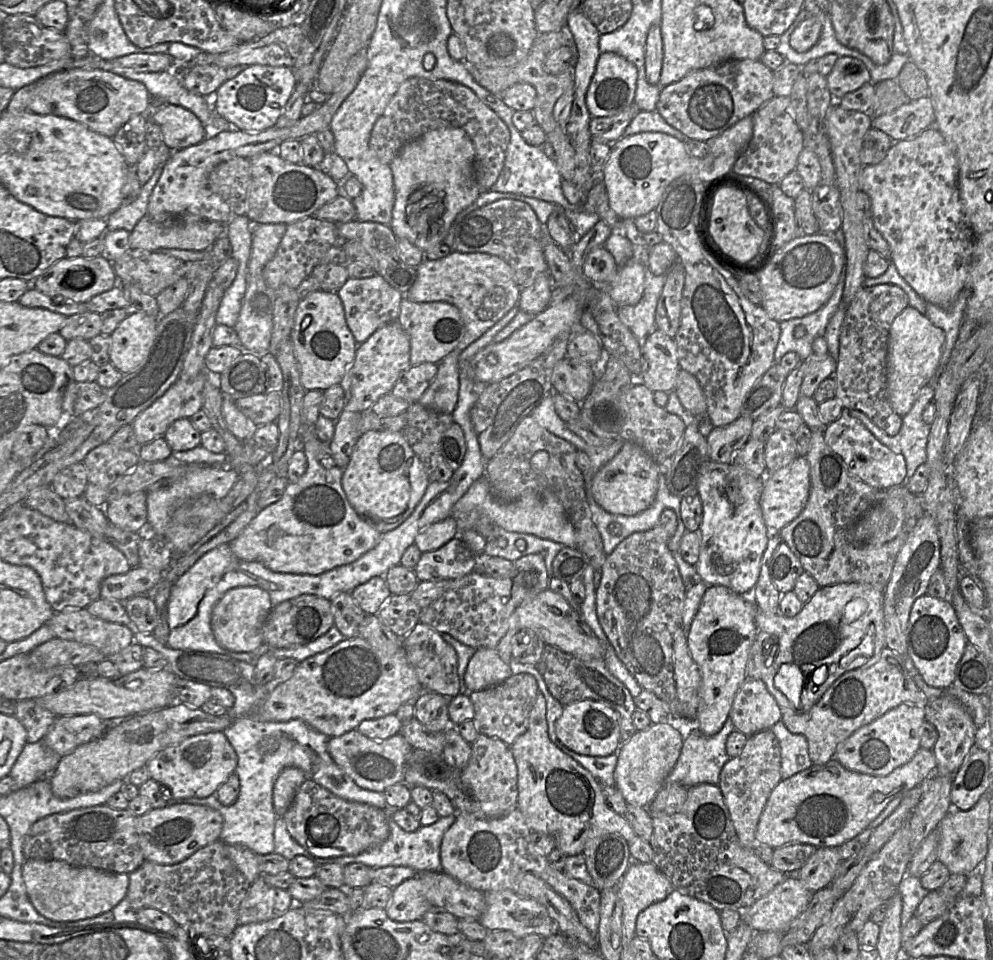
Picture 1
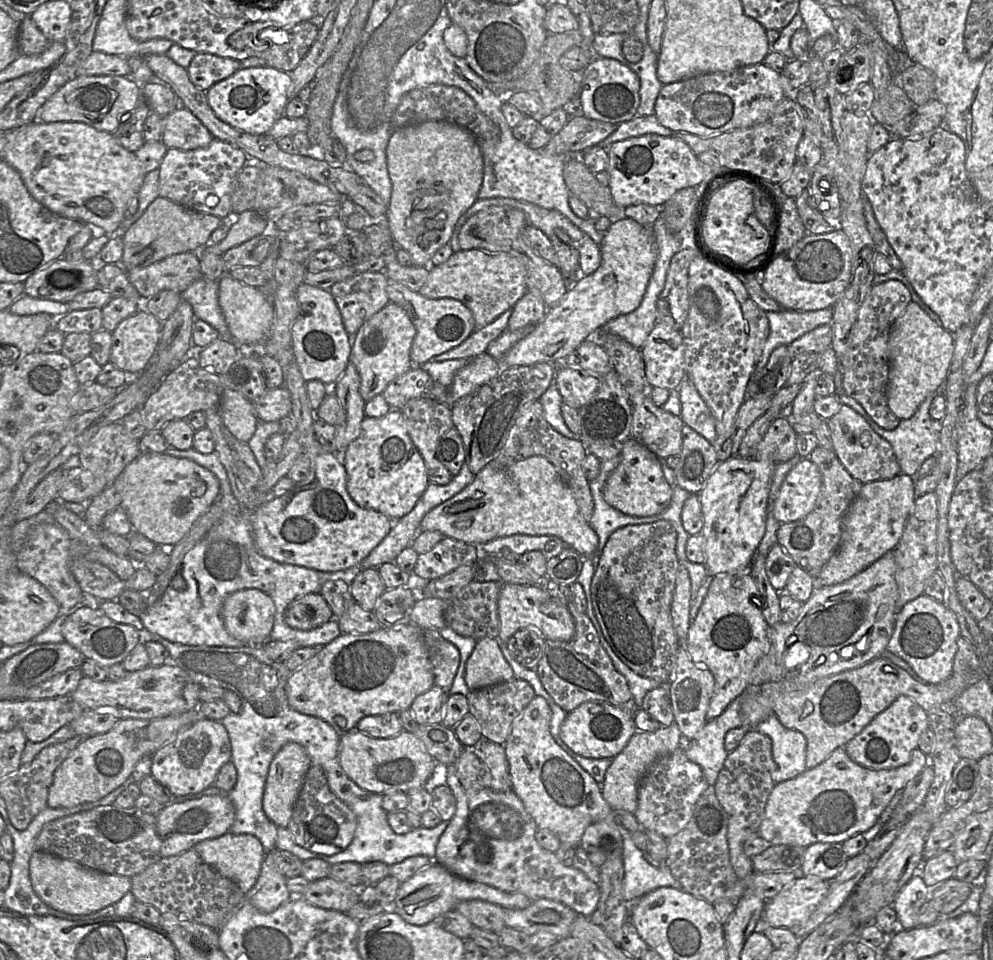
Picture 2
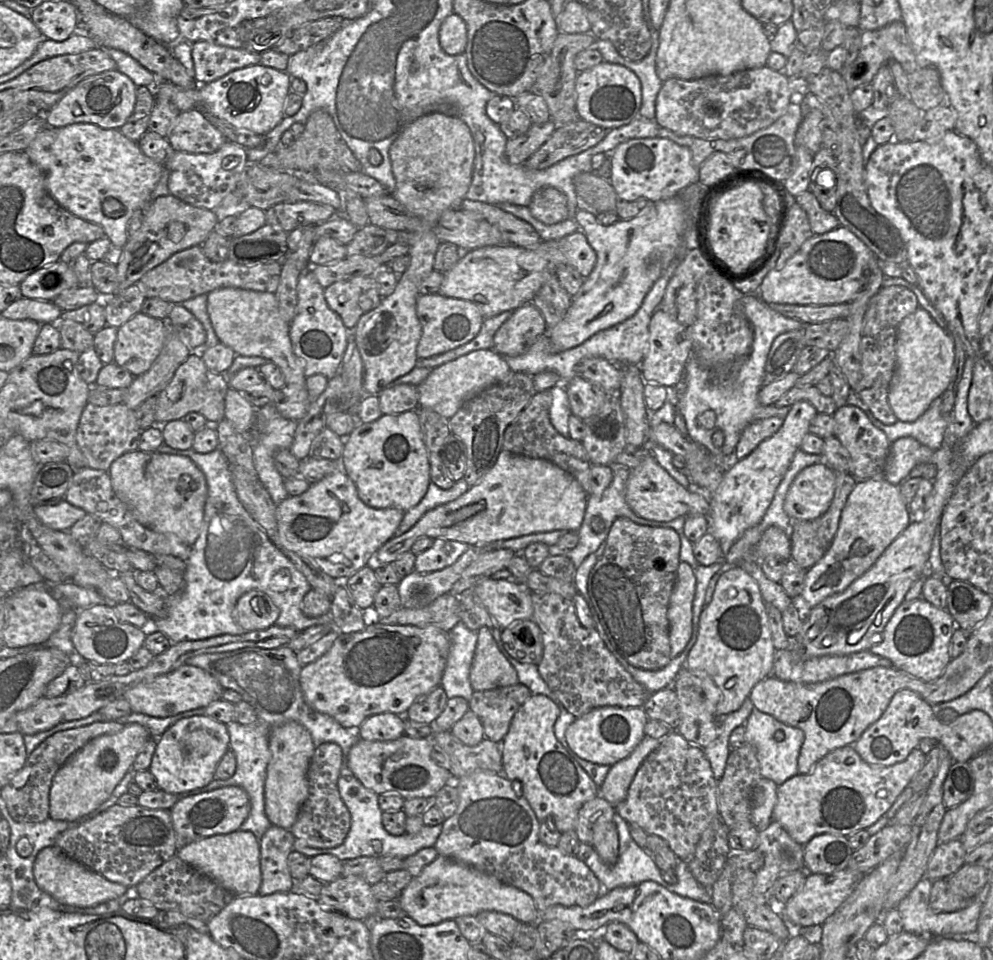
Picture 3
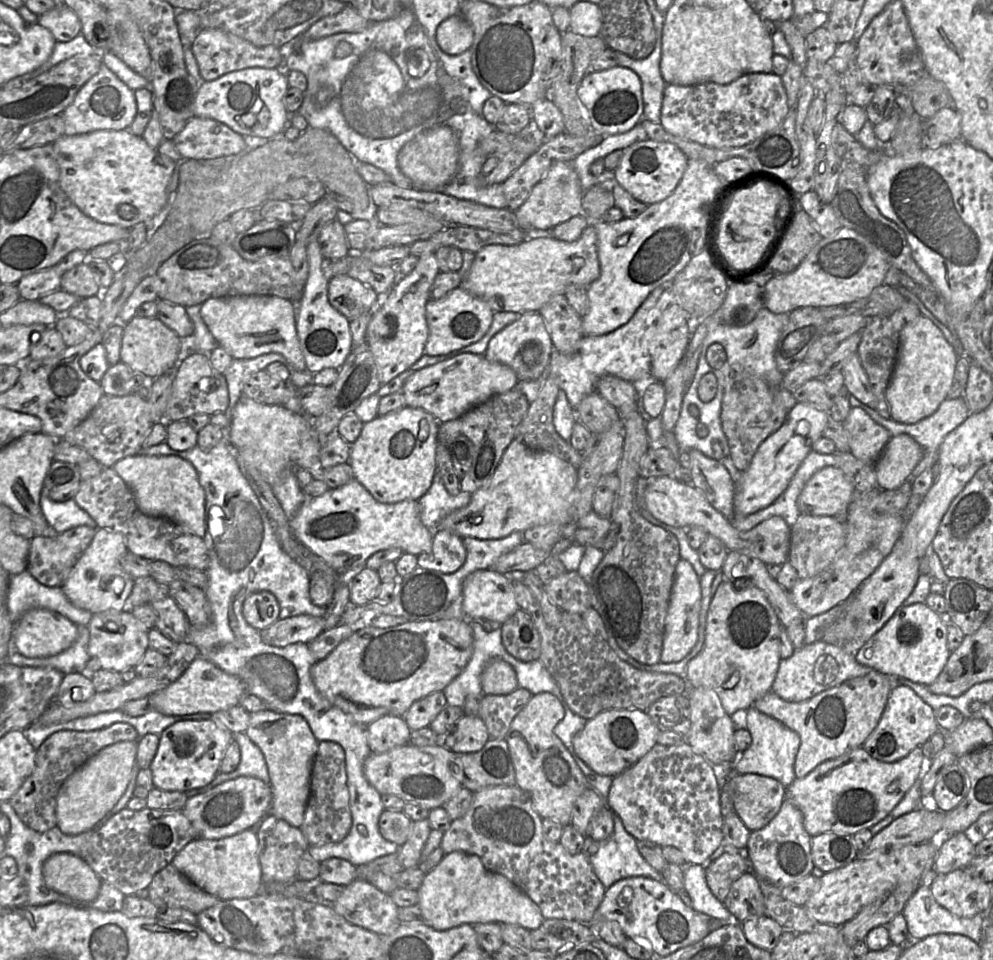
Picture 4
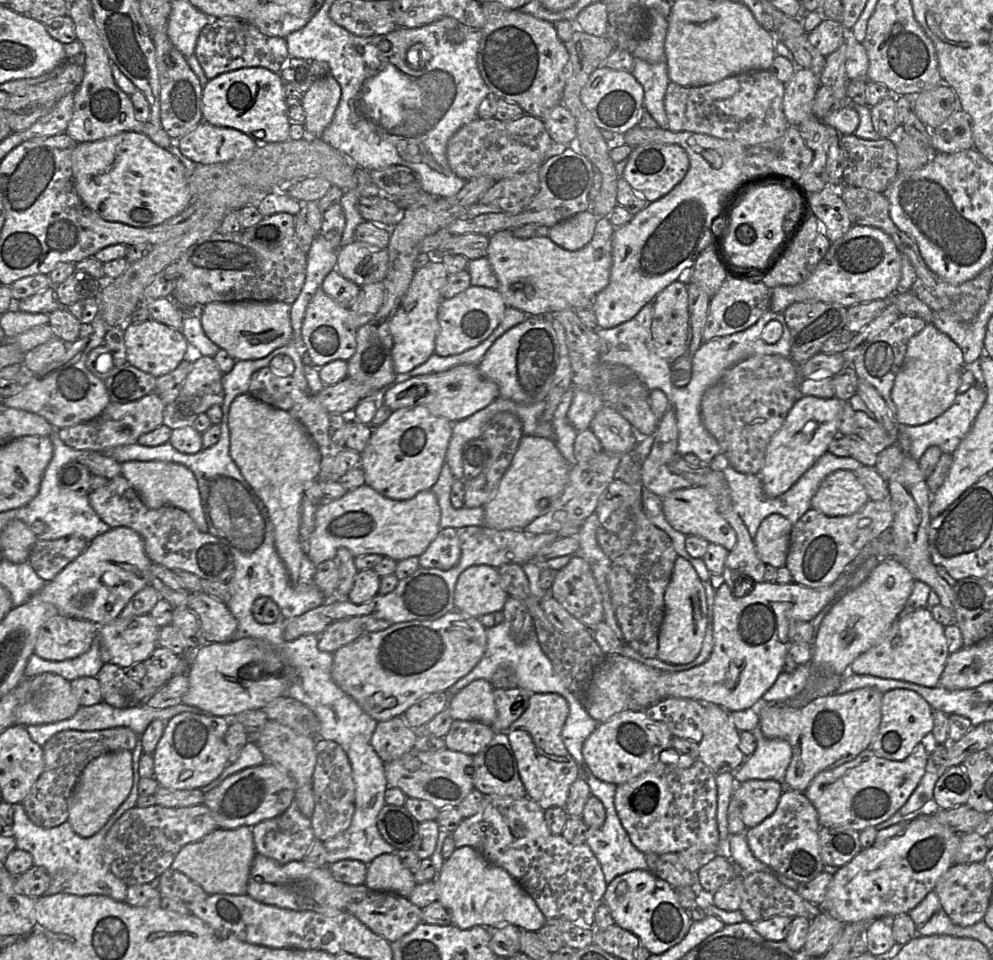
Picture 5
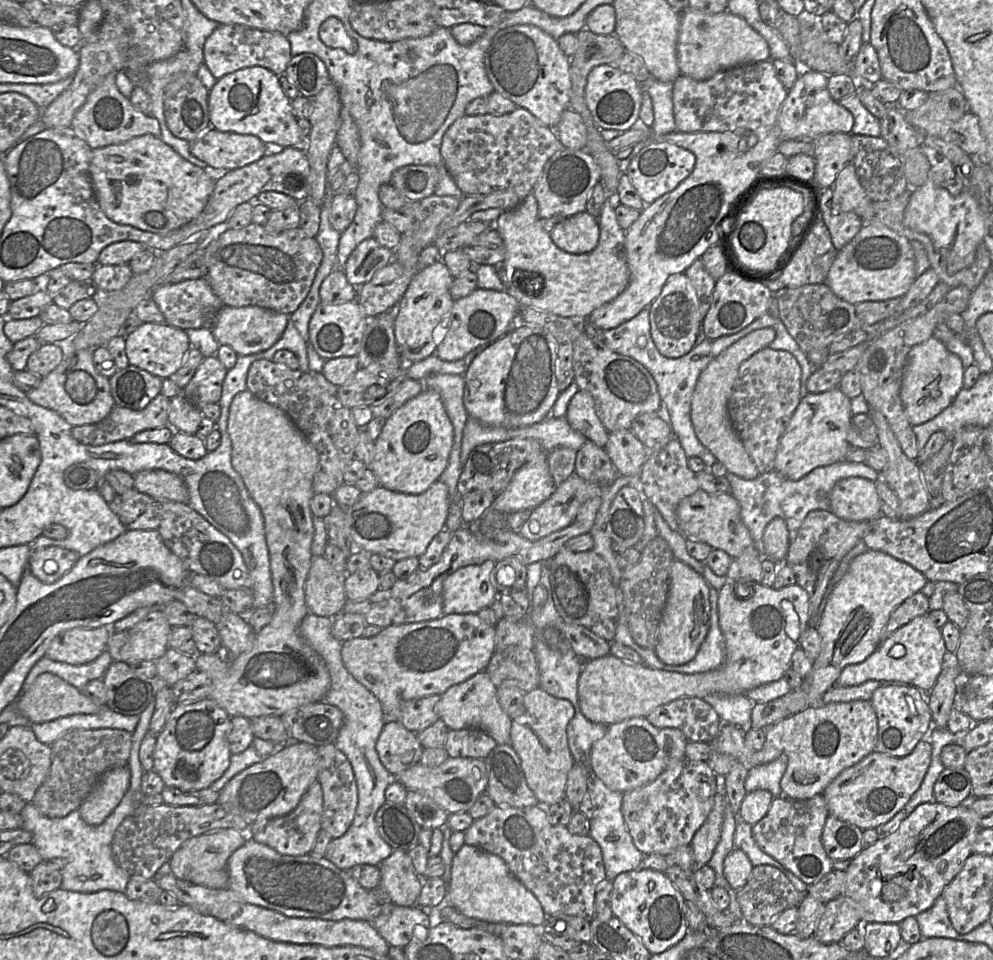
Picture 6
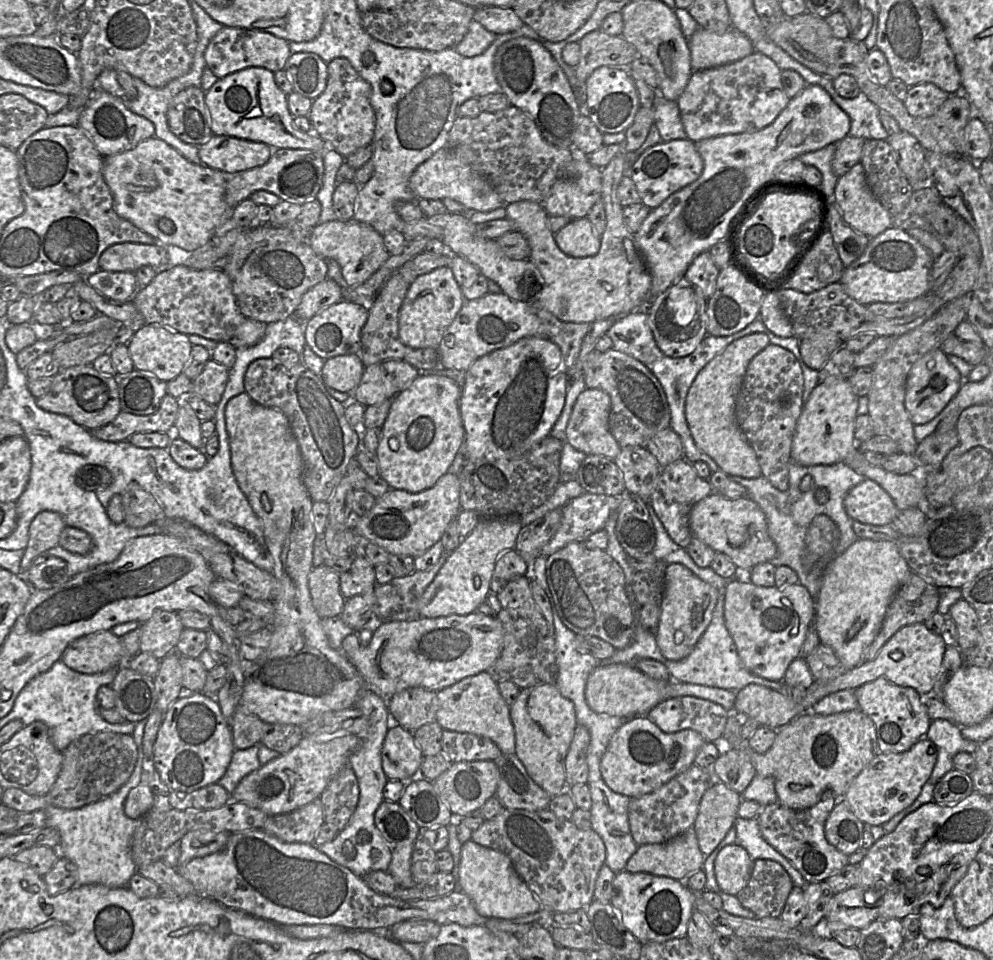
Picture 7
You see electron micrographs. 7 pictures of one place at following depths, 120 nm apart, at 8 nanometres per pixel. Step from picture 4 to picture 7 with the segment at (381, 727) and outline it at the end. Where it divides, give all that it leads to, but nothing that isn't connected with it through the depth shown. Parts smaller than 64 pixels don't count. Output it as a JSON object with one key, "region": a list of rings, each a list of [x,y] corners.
{"region":[[[394,722],[384,739],[381,757],[388,780],[408,782],[419,775],[424,755],[413,733]]]}

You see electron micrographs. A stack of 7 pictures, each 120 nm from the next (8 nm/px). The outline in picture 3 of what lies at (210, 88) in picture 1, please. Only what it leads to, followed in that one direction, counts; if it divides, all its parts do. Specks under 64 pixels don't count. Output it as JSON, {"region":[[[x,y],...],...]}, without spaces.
{"region":[[[208,41],[192,43],[191,55],[194,78],[201,84],[217,80],[233,70],[258,65],[261,57],[261,53],[253,50],[217,45]]]}

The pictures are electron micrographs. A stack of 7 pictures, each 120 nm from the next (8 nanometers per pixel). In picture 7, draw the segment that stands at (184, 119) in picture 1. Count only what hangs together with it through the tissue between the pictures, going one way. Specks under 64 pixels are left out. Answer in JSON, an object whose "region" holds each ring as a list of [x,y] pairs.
{"region":[[[214,134],[198,149],[200,160],[224,175],[262,166],[273,153],[273,149],[262,142]]]}

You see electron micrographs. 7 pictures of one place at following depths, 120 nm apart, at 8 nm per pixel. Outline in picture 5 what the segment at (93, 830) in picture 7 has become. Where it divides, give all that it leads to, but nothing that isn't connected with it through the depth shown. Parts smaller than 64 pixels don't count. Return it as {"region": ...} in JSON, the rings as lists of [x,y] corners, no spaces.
{"region":[[[132,758],[133,783],[129,795],[119,808],[112,814],[106,824],[93,836],[83,838],[77,835],[68,821],[53,828],[42,828],[33,824],[28,818],[21,803],[12,804],[14,817],[9,833],[15,838],[16,848],[31,854],[33,865],[44,867],[49,876],[50,884],[46,895],[65,893],[77,896],[103,895],[116,901],[126,901],[128,886],[117,878],[108,868],[103,859],[105,837],[113,824],[130,808],[136,806],[140,758]]]}

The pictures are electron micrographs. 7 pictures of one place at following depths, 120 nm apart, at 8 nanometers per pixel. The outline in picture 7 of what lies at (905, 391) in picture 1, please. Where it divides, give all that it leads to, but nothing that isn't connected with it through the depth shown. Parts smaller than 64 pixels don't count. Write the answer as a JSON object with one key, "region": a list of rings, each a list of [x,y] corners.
{"region":[[[941,348],[920,357],[911,367],[906,381],[905,408],[914,425],[933,420],[955,397],[965,380]]]}

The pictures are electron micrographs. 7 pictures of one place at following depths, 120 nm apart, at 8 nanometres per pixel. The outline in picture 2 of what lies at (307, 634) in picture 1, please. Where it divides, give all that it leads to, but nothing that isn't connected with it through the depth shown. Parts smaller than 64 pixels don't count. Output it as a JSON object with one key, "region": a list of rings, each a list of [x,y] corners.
{"region":[[[320,593],[304,595],[293,600],[284,612],[285,623],[298,630],[312,630],[334,618]]]}

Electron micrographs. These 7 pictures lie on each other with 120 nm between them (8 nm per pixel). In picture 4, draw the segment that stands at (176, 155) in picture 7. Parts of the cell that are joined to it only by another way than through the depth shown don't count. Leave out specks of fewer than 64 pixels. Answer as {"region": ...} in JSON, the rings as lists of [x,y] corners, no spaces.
{"region":[[[128,129],[63,135],[53,142],[53,148],[63,191],[82,213],[101,223],[131,228],[138,223],[150,221],[169,201],[169,183],[175,162],[151,148],[142,136]]]}

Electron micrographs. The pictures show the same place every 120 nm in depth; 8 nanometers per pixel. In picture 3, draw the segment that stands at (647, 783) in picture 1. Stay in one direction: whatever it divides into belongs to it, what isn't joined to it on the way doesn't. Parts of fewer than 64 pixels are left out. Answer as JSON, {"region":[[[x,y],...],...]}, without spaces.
{"region":[[[645,735],[630,755],[611,766],[599,794],[614,807],[624,801],[637,770],[660,741]]]}

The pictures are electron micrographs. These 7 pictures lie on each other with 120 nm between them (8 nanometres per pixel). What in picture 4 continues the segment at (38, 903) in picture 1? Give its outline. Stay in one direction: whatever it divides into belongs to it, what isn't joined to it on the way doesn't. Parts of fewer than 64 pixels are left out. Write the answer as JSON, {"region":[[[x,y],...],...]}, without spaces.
{"region":[[[65,852],[46,859],[42,875],[47,887],[80,901],[95,899],[102,881],[83,859]]]}

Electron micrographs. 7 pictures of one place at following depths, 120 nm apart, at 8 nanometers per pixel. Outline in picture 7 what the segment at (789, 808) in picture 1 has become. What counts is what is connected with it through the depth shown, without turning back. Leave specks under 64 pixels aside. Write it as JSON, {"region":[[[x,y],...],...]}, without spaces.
{"region":[[[921,738],[904,752],[879,753],[852,780],[844,797],[855,816],[867,825],[883,825],[919,796],[937,760],[937,747]]]}

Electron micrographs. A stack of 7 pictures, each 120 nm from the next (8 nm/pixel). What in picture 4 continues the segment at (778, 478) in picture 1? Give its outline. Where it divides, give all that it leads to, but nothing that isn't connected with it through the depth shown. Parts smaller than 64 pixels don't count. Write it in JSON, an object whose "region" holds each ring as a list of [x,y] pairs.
{"region":[[[826,466],[805,484],[797,505],[801,514],[835,516],[848,511],[855,493],[855,488],[841,469]]]}

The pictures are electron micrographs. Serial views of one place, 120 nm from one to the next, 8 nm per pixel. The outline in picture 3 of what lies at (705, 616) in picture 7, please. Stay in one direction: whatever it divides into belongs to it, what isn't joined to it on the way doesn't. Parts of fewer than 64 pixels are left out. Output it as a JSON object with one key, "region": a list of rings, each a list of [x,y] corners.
{"region":[[[680,561],[667,611],[671,658],[682,653],[691,638],[695,590],[694,569],[689,564]]]}

